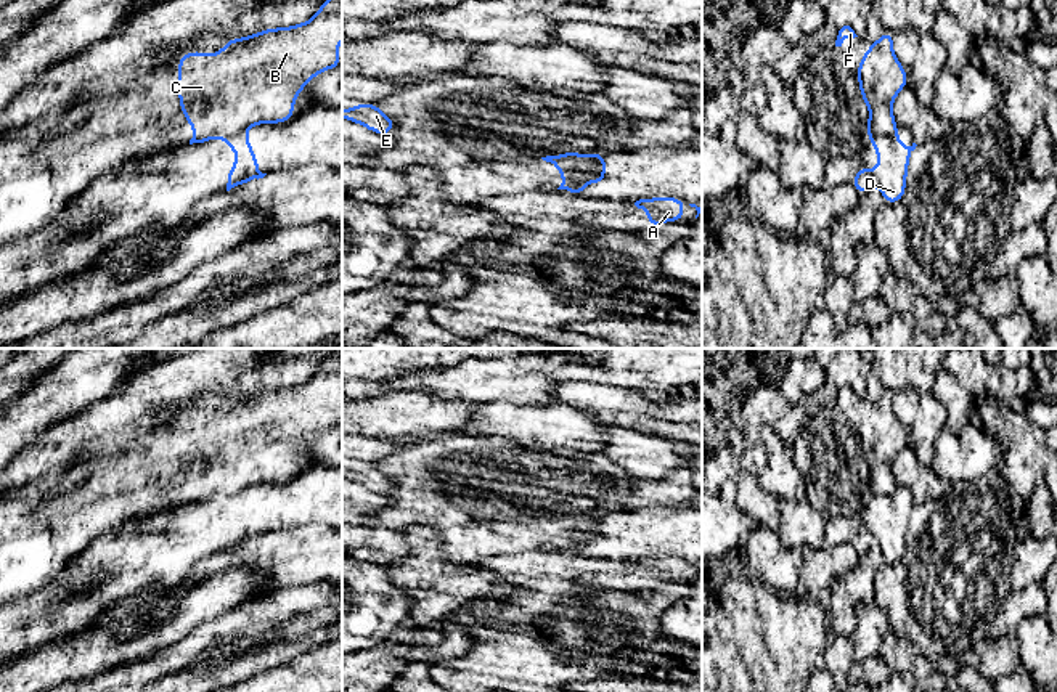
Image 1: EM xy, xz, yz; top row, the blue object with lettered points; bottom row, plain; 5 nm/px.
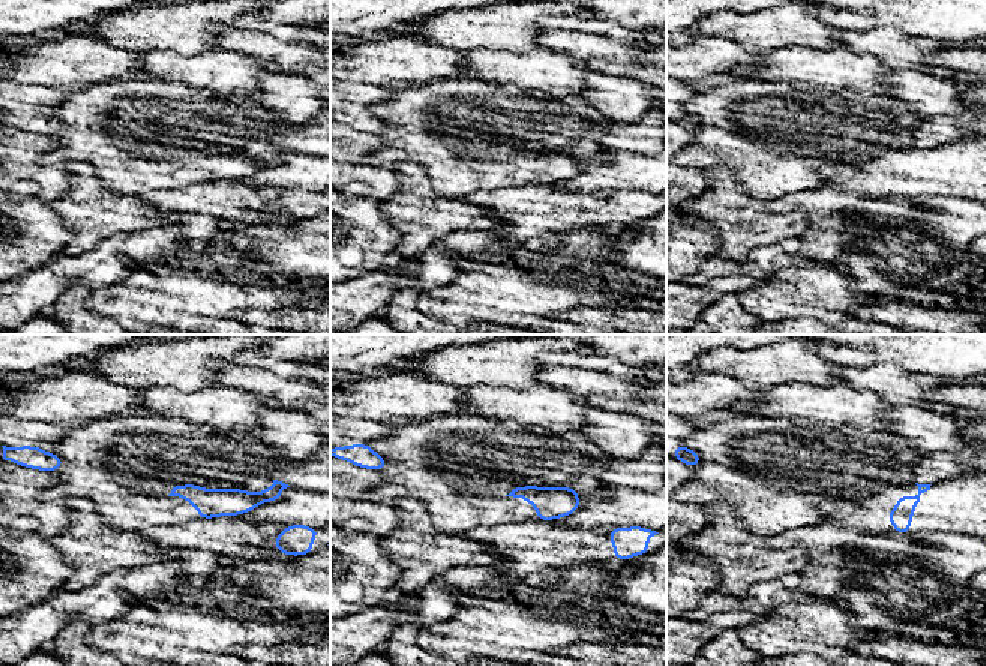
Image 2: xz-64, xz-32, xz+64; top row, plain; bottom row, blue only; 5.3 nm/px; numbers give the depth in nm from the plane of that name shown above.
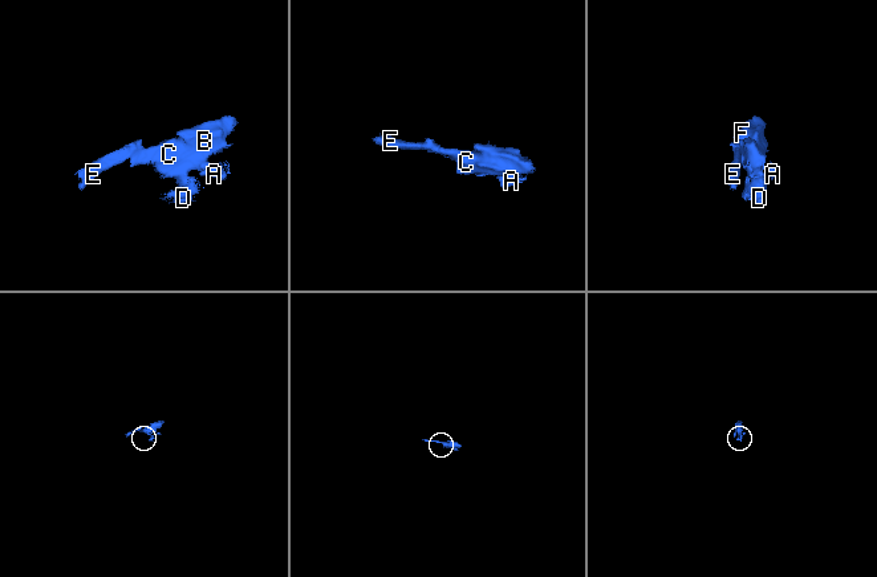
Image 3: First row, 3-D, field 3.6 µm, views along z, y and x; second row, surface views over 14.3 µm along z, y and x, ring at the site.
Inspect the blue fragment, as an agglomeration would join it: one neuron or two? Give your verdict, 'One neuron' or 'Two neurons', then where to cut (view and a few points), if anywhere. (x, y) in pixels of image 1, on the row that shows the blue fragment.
Two neurons. Split along xz (596, 154), (596, 175), (591, 180)

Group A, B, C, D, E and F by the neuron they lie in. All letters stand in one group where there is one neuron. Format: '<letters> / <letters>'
A B C E F / D

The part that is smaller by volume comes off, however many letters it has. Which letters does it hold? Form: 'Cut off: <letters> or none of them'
Cut off: D

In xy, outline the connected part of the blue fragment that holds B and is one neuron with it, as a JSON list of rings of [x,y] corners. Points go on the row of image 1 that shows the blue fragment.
[[[324,0],[316,14],[292,27],[265,29],[244,39],[231,37],[215,55],[191,51],[178,58],[178,101],[191,124],[193,143],[231,136],[259,124],[289,120],[294,100],[320,72],[342,66],[337,43],[342,40],[342,0]]]

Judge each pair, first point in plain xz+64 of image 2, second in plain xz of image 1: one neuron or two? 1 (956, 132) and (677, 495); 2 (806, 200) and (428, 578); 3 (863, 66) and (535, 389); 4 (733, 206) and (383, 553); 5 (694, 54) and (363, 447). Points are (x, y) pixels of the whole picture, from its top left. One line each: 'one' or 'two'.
1: one
2: two
3: two
4: two
5: two

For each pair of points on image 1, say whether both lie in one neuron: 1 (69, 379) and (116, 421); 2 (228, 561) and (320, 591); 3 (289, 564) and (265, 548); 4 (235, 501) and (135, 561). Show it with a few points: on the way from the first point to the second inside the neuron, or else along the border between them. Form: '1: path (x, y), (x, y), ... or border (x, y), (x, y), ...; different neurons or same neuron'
1: border (118, 390), (61, 418); different neurons
2: border (325, 580), (278, 586), (272, 591); different neurons
3: path (283, 559), (272, 553); same neuron
4: path (211, 525), (179, 535), (159, 548); same neuron

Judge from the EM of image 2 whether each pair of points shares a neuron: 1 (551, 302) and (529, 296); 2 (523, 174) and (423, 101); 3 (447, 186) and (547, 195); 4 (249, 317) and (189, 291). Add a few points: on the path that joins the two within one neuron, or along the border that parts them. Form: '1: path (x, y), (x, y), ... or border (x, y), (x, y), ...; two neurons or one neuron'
1: path (545, 299), (535, 299); one neuron
2: path (489, 152), (465, 152), (456, 143), (422, 134); one neuron
3: border (524, 185), (479, 189), (465, 197); two neurons
4: border (270, 311), (236, 309), (228, 317); two neurons

